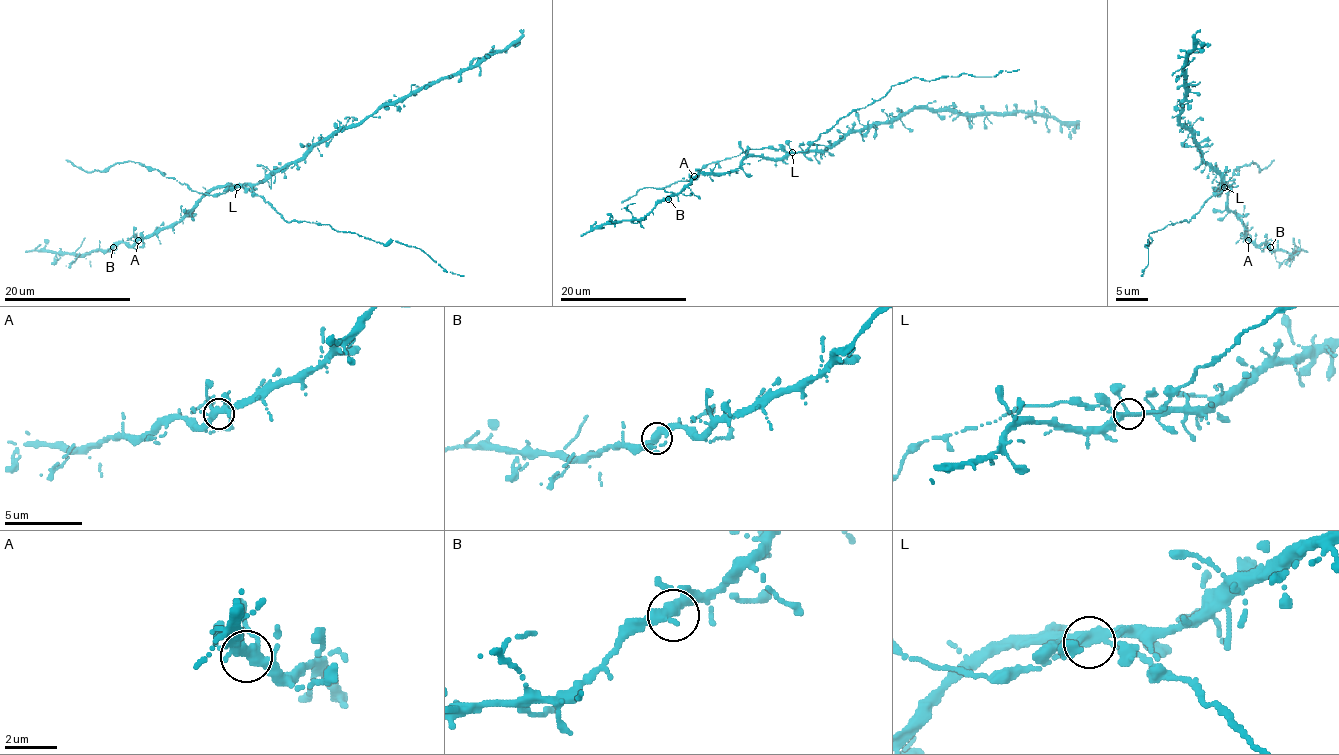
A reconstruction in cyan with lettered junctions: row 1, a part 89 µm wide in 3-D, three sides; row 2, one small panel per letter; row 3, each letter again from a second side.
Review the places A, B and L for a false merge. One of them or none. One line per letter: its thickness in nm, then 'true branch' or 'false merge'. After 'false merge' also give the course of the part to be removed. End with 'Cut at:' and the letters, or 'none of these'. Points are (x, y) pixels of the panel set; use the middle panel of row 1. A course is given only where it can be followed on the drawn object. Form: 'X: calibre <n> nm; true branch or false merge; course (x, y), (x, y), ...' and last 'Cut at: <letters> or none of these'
A: calibre 320 nm; true branch
B: calibre 340 nm; true branch
L: calibre 340 nm; true branch
Cut at: none of these

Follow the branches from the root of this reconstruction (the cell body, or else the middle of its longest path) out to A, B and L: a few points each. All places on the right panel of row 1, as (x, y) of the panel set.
A: (1214, 170), (1221, 182), (1229, 186), (1227, 207), (1243, 221), (1248, 240)
B: (1214, 170), (1221, 182), (1229, 186), (1227, 207), (1243, 221), (1245, 236), (1256, 245), (1265, 242), (1270, 247)
L: (1214, 170), (1224, 186)

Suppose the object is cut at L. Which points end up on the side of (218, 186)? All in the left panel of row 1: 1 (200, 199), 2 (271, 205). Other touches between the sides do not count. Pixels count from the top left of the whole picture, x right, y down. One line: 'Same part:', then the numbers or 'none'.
Same part: 1

